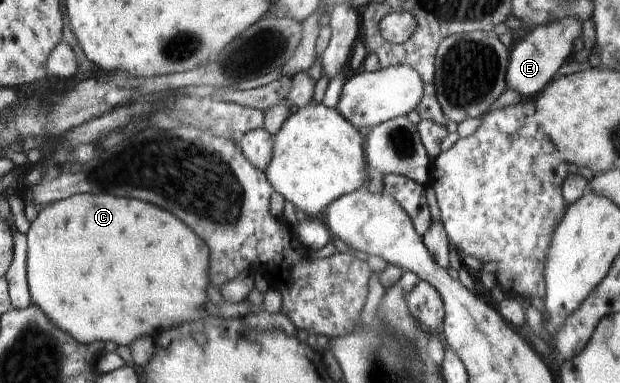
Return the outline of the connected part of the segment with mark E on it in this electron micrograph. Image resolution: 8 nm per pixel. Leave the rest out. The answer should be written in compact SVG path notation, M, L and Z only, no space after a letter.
M576 17L557 18L554 23L546 23L533 28L522 41L516 43L509 52L506 74L507 89L514 89L523 99L534 99L554 79L556 71L570 57L574 41L581 37L582 21Z

